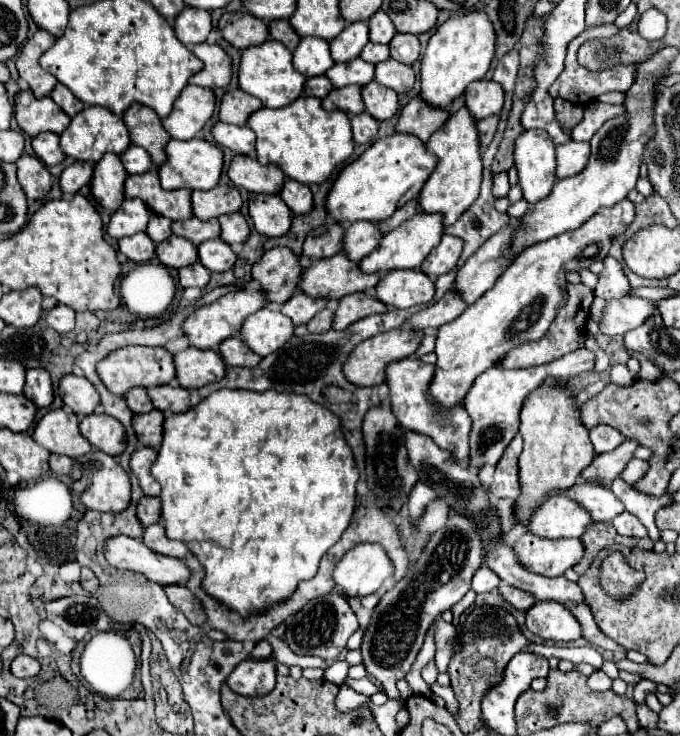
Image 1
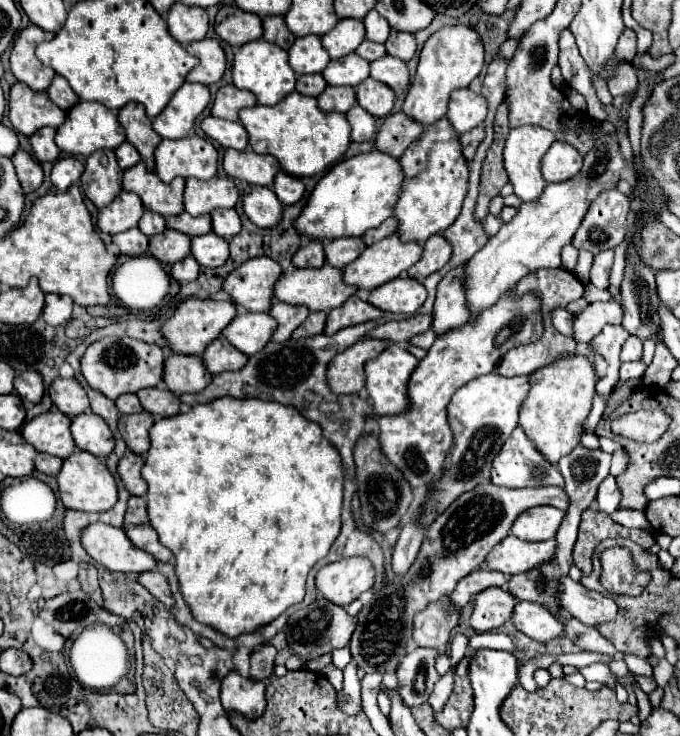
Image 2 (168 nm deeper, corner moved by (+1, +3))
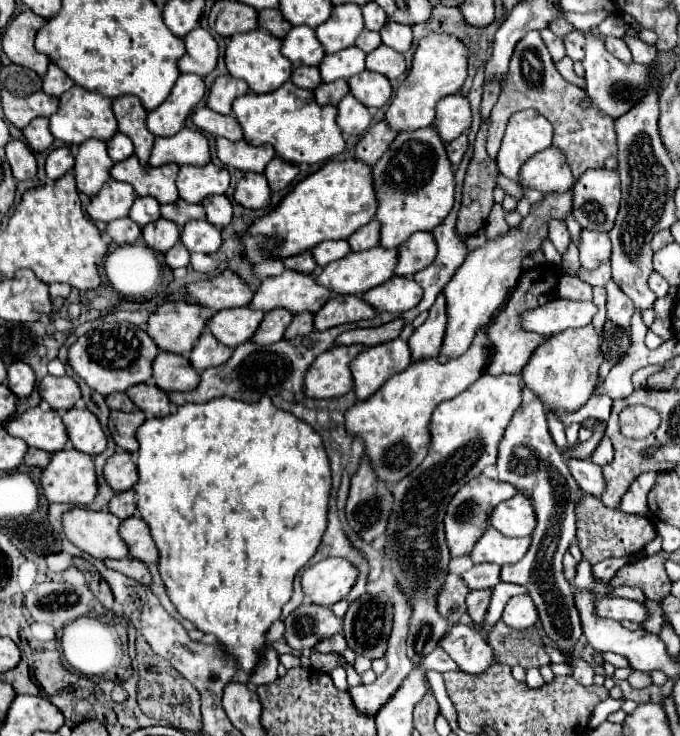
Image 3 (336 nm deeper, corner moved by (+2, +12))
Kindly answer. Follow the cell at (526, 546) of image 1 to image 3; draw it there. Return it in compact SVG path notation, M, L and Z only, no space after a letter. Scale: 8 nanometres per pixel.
M492 526L486 528L484 536L476 542L476 546L470 552L470 558L474 564L492 562L492 564L514 564L518 562L530 546L528 538L508 538L500 532L496 532Z

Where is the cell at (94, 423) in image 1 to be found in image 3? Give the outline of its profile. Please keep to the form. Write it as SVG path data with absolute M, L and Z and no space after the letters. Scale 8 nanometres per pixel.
M70 408L64 414L64 426L72 446L88 456L96 456L106 448L106 434L98 418L86 408Z

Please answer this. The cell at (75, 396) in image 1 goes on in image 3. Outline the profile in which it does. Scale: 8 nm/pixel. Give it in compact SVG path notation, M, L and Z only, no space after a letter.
M46 376L40 382L38 390L42 400L46 400L52 410L70 410L76 404L76 400L80 400L80 388L70 376Z

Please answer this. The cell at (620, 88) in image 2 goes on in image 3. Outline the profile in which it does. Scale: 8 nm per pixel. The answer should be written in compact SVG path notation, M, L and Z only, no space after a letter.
M606 36L606 38L604 38L604 44L606 44L606 50L608 50L608 52L612 52L612 54L614 54L616 58L620 58L622 62L630 62L630 60L632 60L628 46L626 46L620 38Z

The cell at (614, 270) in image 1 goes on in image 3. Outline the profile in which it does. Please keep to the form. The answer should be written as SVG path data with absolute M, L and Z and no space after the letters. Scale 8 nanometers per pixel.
M582 230L580 232L580 264L588 270L598 268L604 260L610 258L610 238L604 232L592 232L592 230Z

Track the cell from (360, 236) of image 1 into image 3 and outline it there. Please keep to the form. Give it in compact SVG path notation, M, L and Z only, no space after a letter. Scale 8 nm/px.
M336 240L336 242L322 242L316 248L312 248L312 256L318 266L328 266L334 260L340 260L350 252L350 246L346 240Z

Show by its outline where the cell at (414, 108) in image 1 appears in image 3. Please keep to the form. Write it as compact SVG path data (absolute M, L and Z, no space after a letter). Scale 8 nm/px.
M378 122L356 144L354 158L372 166L386 152L386 148L394 138L396 138L396 132L392 132L386 122Z

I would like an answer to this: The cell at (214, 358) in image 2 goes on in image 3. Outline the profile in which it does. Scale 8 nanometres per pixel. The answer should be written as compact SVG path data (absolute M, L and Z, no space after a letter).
M208 330L202 332L196 346L190 354L190 364L196 368L196 372L202 372L206 368L214 368L224 364L232 356L232 348L220 344Z

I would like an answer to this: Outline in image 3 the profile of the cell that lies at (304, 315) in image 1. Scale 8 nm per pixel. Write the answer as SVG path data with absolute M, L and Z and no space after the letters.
M272 310L272 312L266 312L264 320L260 322L260 328L256 330L256 334L252 336L250 342L256 342L256 344L274 344L274 342L280 342L282 336L284 336L284 330L288 328L292 320L292 314L290 312L282 312L282 310Z

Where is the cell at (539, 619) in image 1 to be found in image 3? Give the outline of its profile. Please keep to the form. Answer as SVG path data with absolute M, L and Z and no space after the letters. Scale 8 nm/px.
M514 596L506 602L506 608L502 612L502 620L514 628L514 630L526 630L534 622L538 622L536 606L532 604L530 596Z

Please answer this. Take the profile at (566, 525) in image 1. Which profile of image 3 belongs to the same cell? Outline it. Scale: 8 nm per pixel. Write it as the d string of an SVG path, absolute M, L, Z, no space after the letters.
M512 496L498 504L490 514L490 526L504 536L530 536L536 526L536 516L526 496Z

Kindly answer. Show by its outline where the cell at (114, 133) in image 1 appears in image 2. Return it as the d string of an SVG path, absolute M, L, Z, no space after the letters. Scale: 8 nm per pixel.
M79 101L73 109L67 111L67 121L57 129L55 141L63 151L87 157L97 149L117 149L117 145L125 141L125 129L121 129L117 115L111 109L107 109L105 105Z

